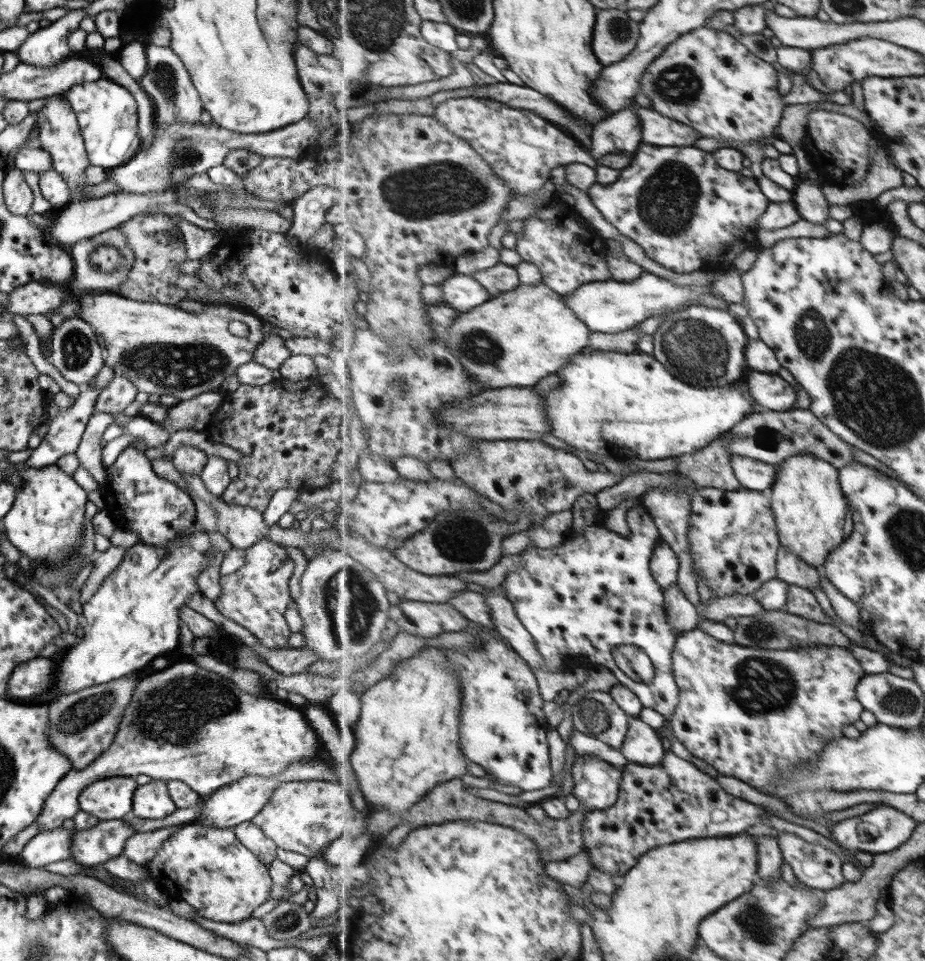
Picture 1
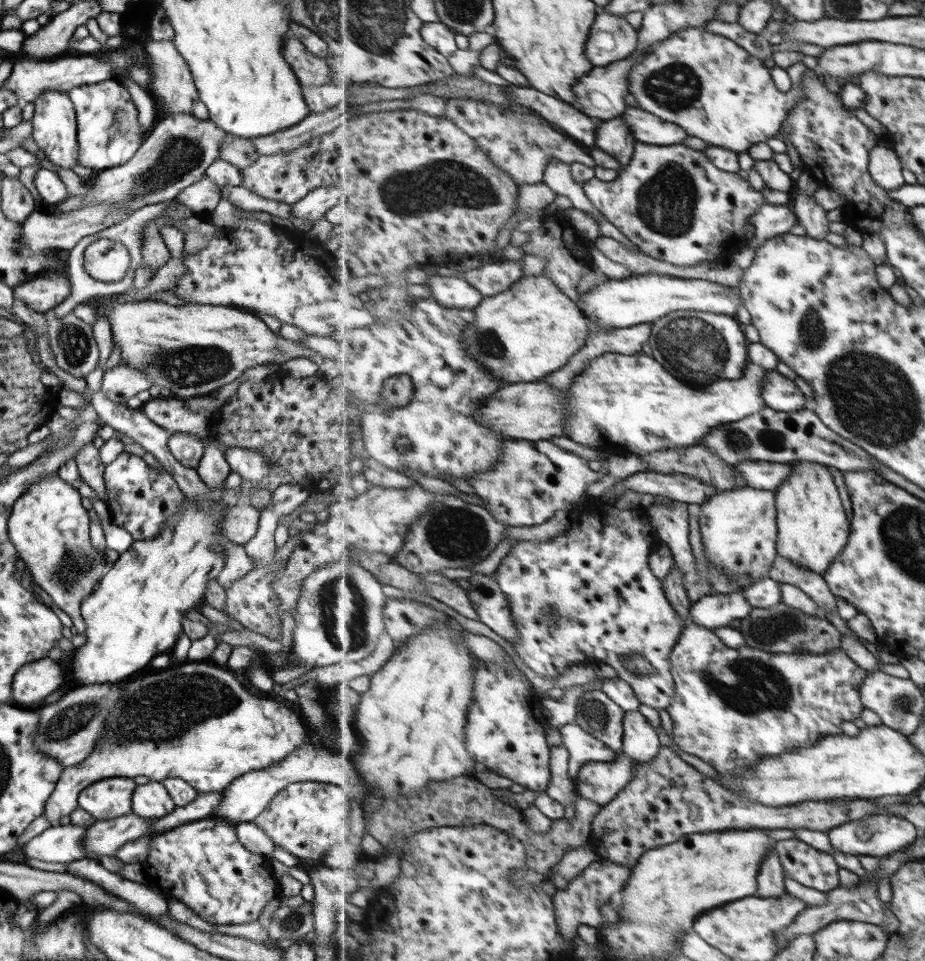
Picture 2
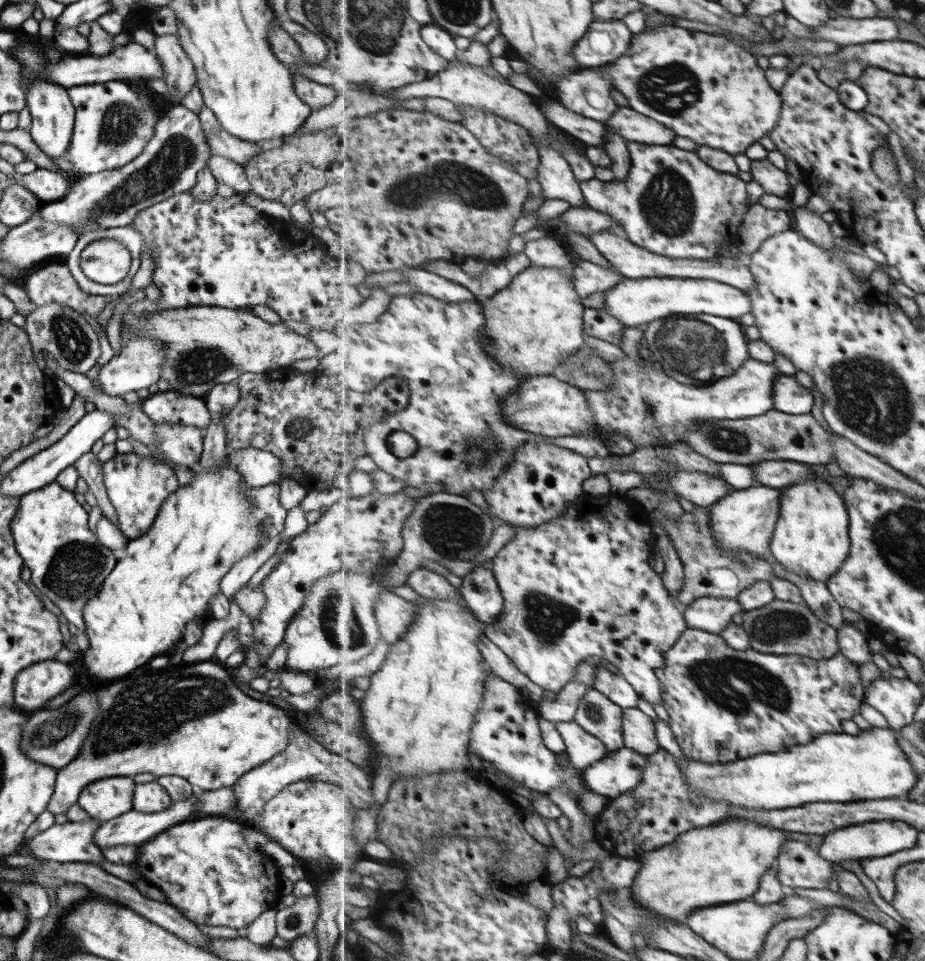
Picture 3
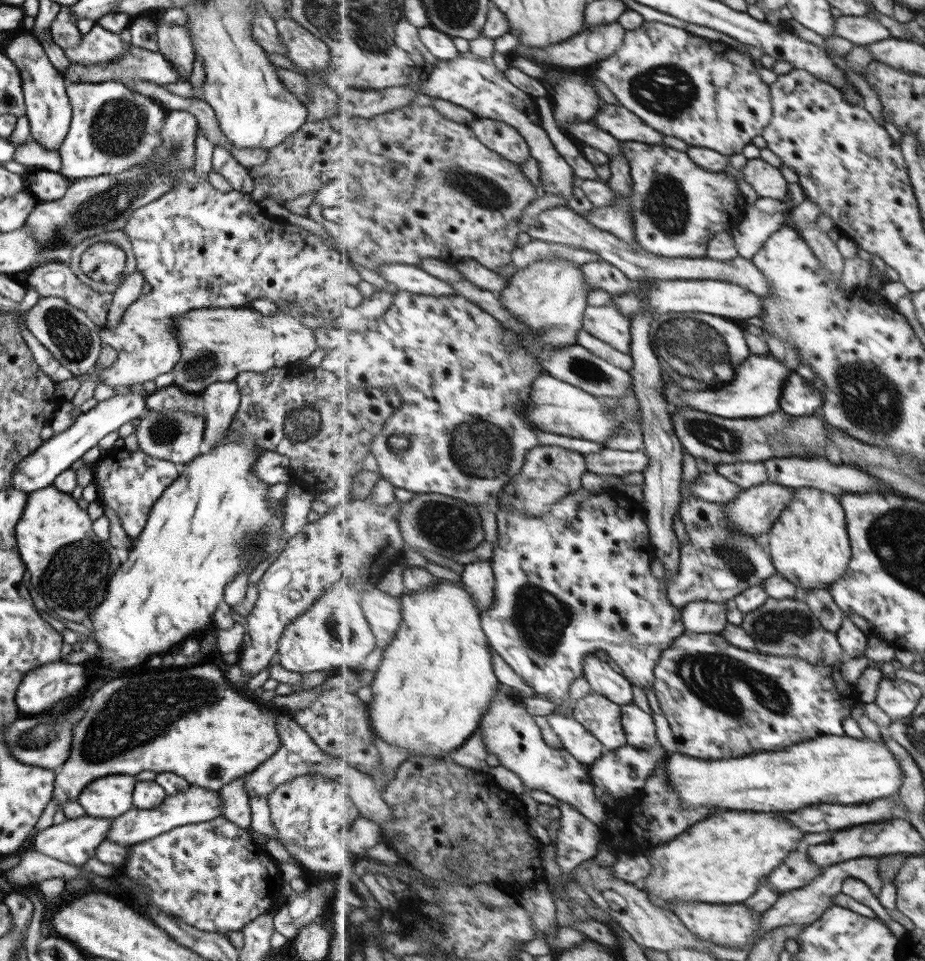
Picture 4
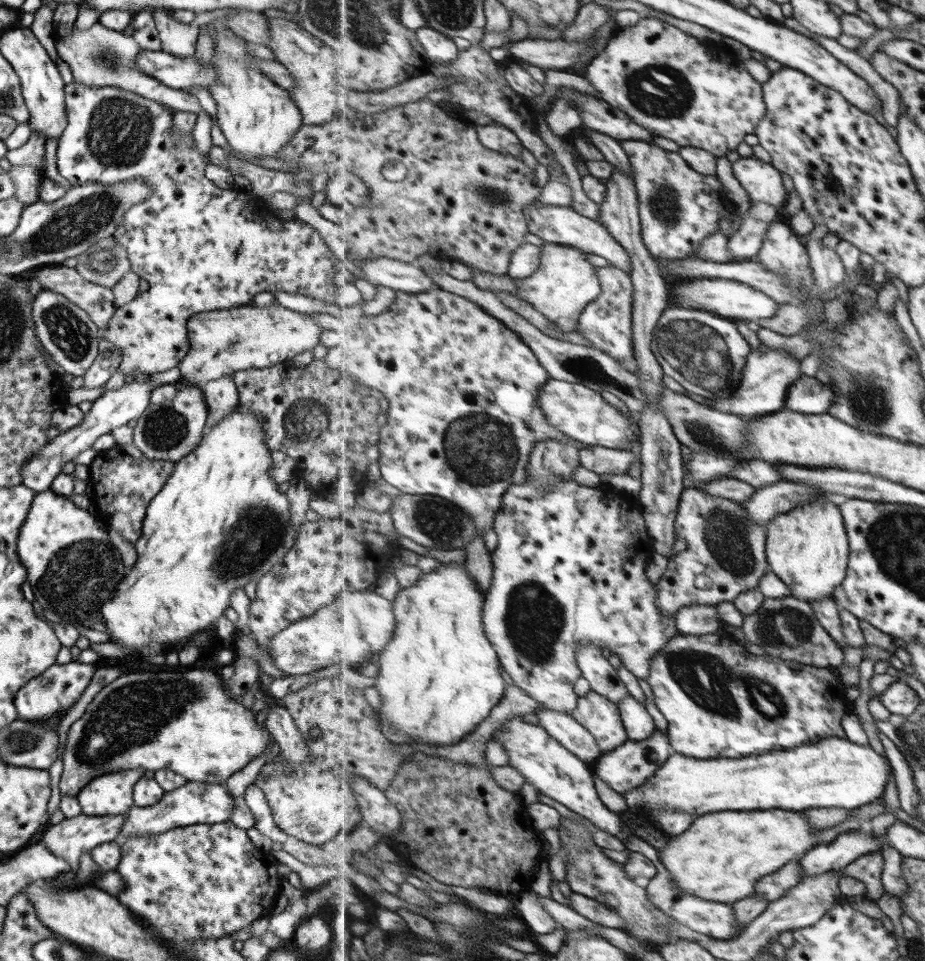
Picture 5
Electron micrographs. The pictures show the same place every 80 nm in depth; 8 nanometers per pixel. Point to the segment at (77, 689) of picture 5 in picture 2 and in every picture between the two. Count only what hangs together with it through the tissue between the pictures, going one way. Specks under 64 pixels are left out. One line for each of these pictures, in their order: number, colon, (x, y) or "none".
2: (32, 682)
3: (34, 686)
4: (37, 690)

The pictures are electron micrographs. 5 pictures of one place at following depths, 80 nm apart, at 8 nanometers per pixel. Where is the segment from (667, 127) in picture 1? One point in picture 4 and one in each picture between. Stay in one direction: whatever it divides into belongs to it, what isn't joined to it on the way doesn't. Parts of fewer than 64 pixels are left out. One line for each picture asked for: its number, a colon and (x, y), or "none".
2: (647, 127)
3: (633, 126)
4: (622, 123)

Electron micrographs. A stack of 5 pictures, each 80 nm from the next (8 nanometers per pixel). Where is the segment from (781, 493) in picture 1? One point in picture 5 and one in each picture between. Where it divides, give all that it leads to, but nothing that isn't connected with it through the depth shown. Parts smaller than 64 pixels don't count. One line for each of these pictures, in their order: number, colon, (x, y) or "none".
2: (814, 532)
3: (812, 538)
4: (810, 546)
5: (808, 547)

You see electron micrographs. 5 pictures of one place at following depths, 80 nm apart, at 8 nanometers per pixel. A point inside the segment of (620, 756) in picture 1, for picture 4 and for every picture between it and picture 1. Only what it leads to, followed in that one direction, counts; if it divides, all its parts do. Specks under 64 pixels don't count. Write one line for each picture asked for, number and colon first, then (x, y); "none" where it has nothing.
2: (583, 747)
3: (583, 749)
4: (575, 738)

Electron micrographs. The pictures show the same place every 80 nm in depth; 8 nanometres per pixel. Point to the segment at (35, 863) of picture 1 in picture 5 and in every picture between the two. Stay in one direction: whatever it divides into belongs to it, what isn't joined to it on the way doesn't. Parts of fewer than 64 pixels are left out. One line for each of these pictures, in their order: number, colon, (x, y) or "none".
2: (57, 843)
3: (68, 842)
4: (74, 841)
5: (67, 839)

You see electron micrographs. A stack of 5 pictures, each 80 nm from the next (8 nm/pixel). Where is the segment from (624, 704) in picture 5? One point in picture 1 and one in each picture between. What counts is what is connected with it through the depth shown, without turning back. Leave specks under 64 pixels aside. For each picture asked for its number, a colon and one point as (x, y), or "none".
1: (643, 745)
2: (642, 742)
3: (639, 728)
4: (640, 726)

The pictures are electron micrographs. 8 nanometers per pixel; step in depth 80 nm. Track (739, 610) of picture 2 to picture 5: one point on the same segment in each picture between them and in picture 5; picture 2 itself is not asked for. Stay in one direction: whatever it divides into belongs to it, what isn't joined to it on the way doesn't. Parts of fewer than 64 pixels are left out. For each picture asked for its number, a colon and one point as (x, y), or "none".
3: (714, 615)
4: (703, 616)
5: (694, 620)

